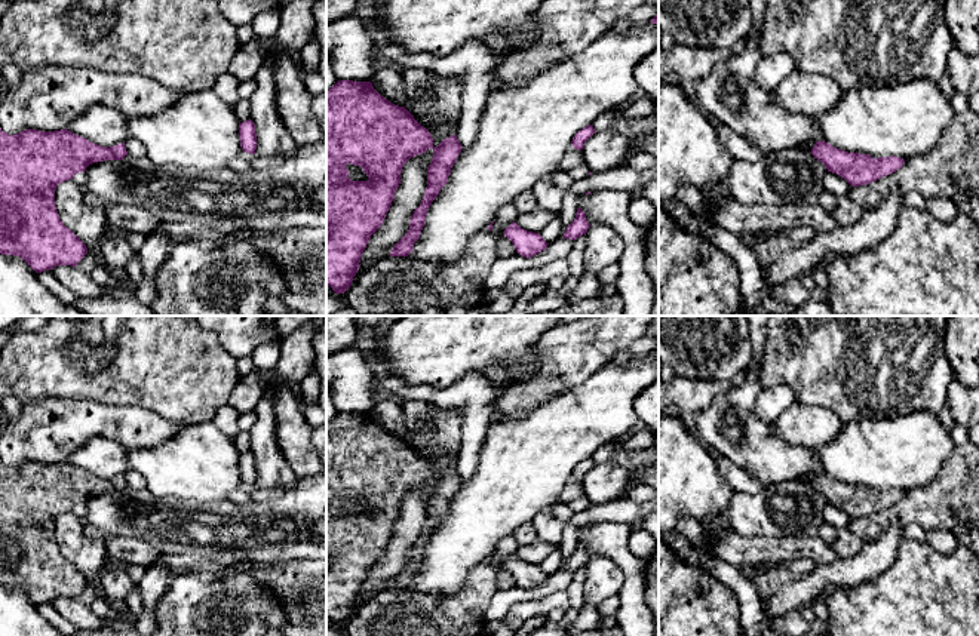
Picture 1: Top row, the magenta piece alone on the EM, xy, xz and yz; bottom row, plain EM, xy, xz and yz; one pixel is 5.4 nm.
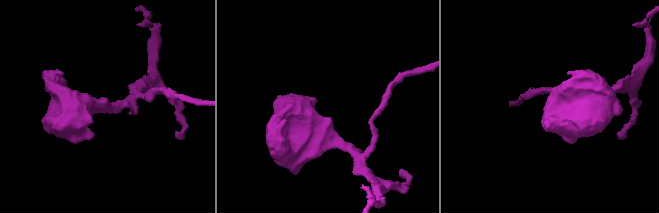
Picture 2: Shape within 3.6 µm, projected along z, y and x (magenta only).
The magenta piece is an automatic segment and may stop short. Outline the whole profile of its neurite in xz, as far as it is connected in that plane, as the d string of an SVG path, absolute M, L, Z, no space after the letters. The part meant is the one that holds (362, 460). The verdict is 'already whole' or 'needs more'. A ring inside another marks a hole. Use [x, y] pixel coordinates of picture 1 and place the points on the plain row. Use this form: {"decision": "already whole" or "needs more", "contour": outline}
{"decision": "already whole", "contour": "M338 412L326 424L326 617L335 626L344 626L352 618L363 583L392 538L403 497L429 480L433 480L430 464L405 439L381 428L371 414ZM349 495L360 498L369 511L352 513L346 500Z"}

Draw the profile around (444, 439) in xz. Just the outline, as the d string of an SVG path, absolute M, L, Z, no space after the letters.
M438 408L429 430L420 430L405 440L433 470L433 480L455 467L461 446L461 415Z

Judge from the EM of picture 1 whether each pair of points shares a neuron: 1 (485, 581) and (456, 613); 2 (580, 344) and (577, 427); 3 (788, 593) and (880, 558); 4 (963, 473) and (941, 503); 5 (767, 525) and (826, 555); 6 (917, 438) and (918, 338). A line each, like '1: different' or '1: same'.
1: same
2: different
3: same
4: same
5: different
6: different

